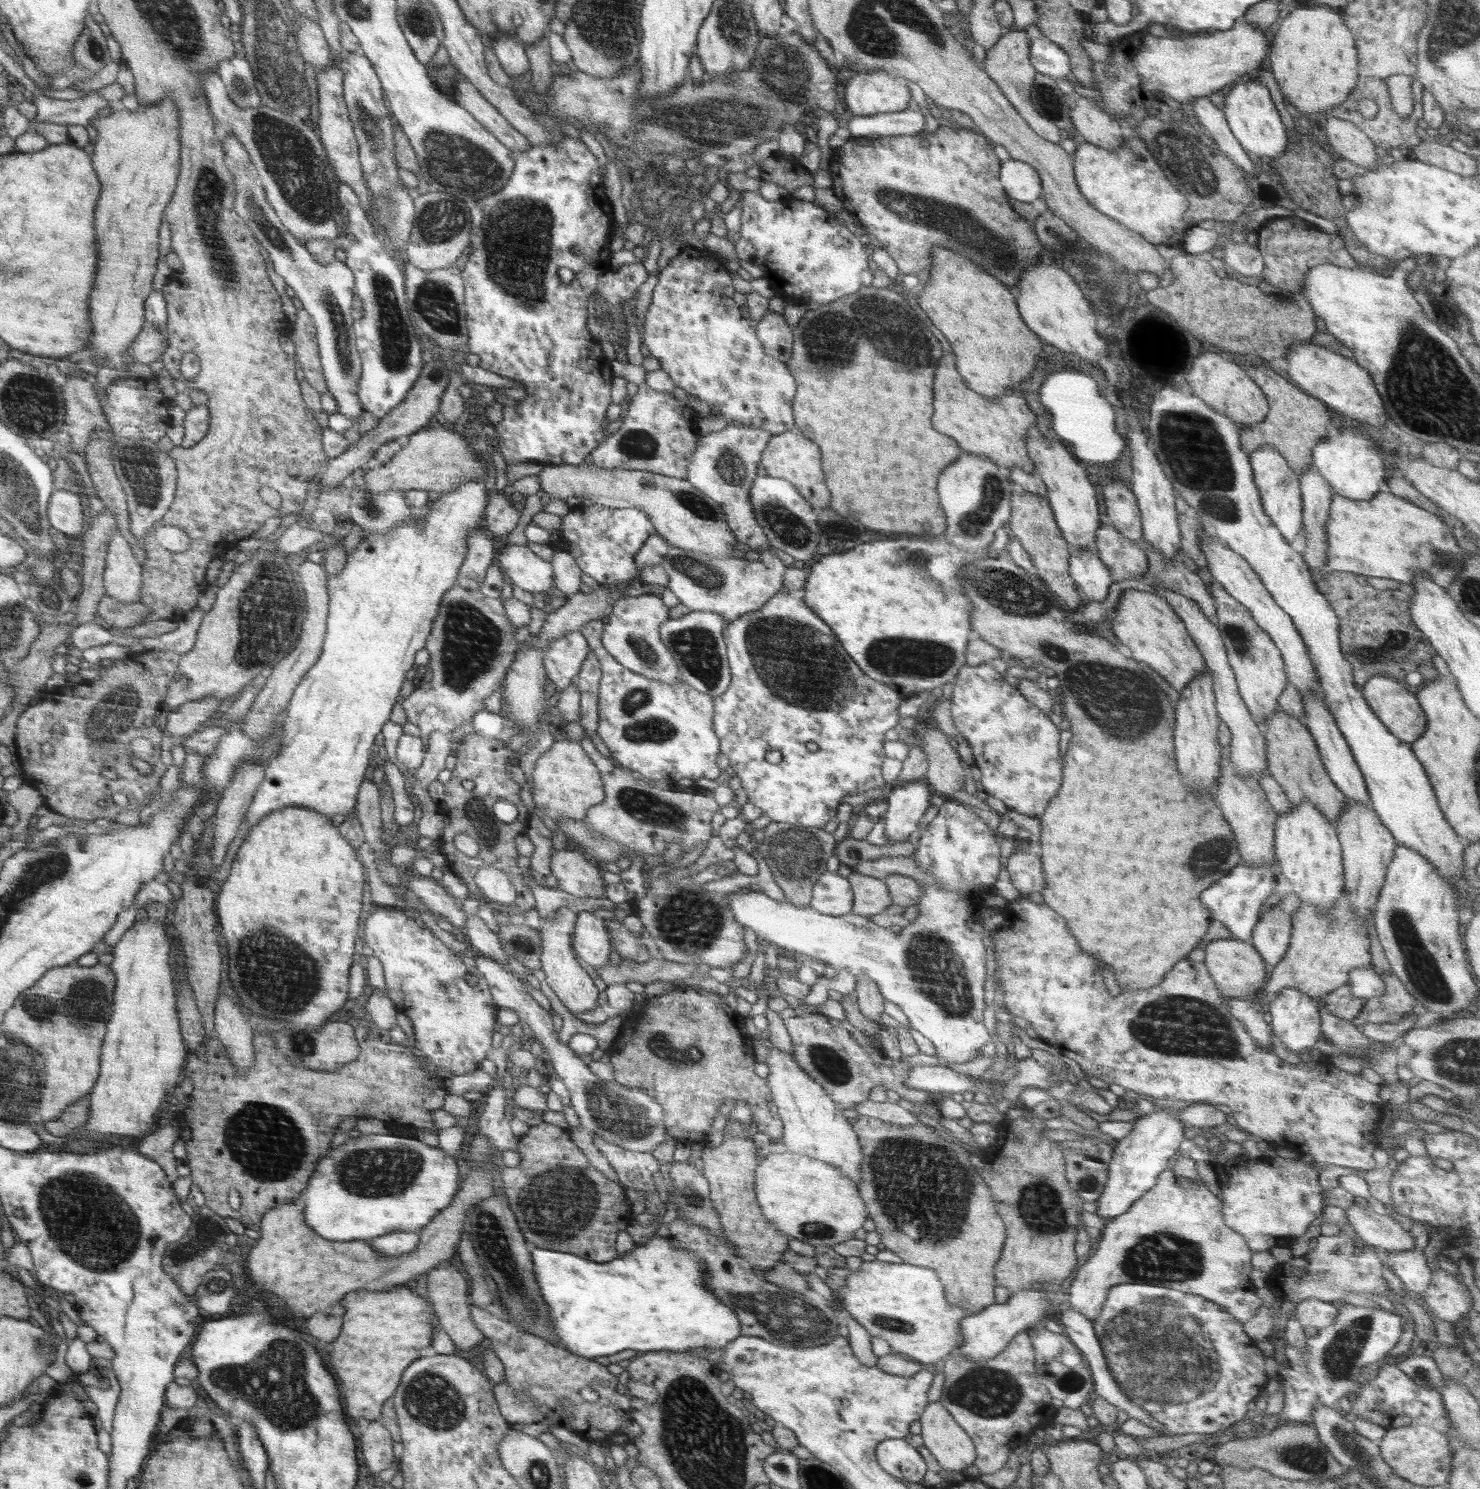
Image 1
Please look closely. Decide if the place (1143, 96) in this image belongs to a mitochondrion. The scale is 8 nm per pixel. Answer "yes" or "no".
no

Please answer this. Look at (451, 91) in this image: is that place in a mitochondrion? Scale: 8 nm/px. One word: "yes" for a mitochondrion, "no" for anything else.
no

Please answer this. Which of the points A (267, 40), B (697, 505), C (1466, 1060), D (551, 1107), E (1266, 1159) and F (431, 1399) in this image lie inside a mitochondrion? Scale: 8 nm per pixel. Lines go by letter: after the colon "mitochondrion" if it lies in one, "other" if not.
A: mitochondrion
B: mitochondrion
C: mitochondrion
D: other
E: other
F: mitochondrion

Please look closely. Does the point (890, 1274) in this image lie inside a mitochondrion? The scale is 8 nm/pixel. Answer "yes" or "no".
no

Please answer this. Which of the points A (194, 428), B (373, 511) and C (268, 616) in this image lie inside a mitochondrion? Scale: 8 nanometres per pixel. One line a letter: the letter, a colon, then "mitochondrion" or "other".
A: other
B: mitochondrion
C: mitochondrion

